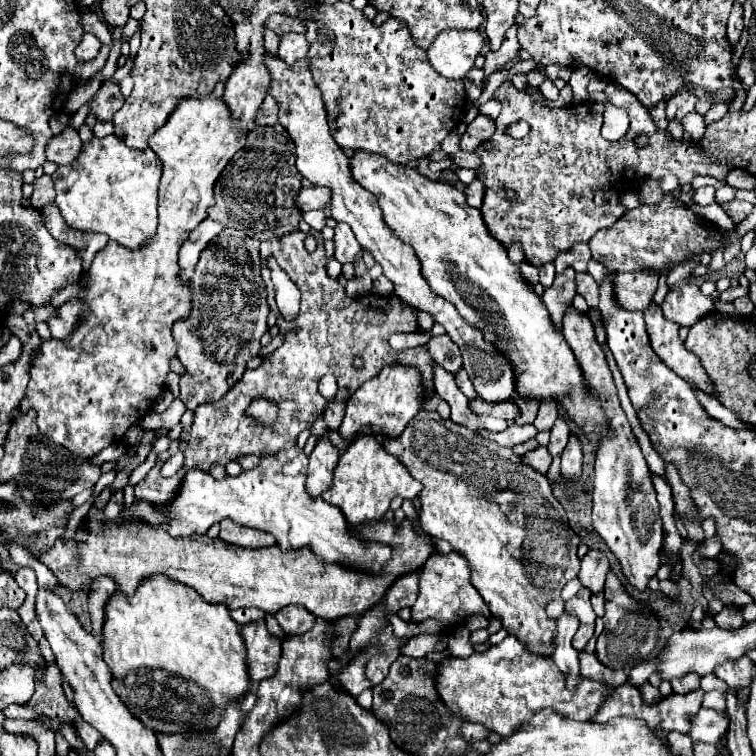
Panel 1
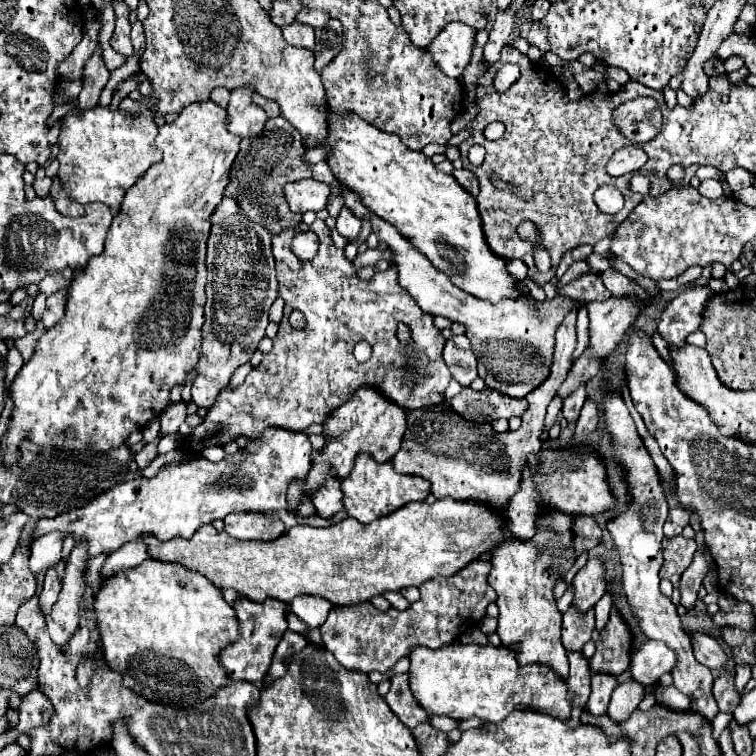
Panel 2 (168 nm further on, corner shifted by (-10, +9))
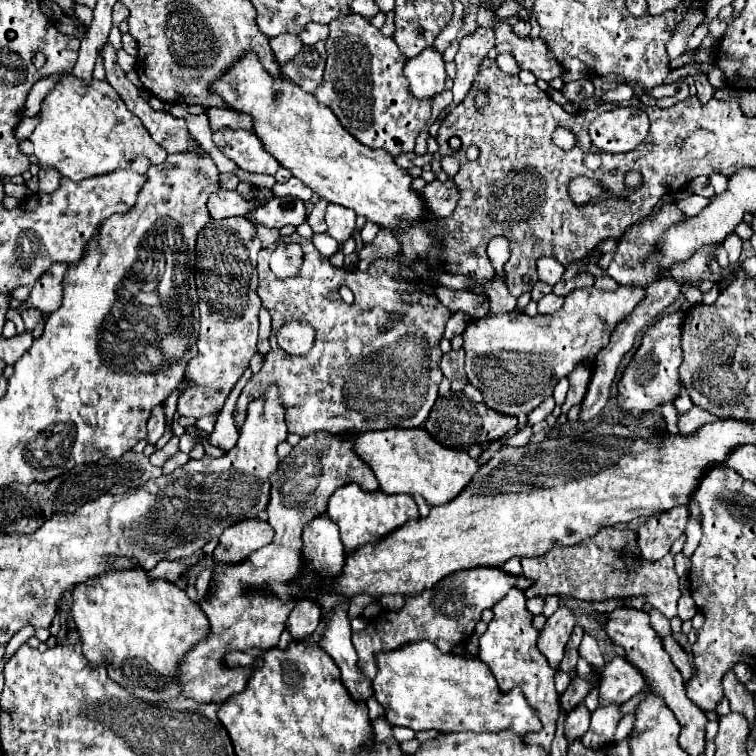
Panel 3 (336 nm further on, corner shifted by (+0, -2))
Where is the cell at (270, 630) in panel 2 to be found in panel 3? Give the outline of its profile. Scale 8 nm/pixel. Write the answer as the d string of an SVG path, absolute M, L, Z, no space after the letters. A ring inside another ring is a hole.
M321 430L301 438L301 442L293 446L293 452L281 460L281 468L271 476L271 500L267 506L269 524L275 530L275 538L269 546L253 552L247 560L227 564L221 572L215 572L209 588L209 600L201 602L201 608L211 620L211 634L209 640L197 644L197 648L193 648L193 652L189 652L179 666L183 696L203 704L223 704L233 694L241 694L245 690L253 664L225 666L221 658L233 650L259 648L261 652L267 652L277 646L279 636L285 630L285 620L293 610L293 602L285 604L277 598L265 596L263 586L271 580L289 580L299 572L303 526L313 516L327 510L327 502L335 488L345 482L357 482L363 490L379 490L373 470L355 452L355 436L357 432L337 436Z

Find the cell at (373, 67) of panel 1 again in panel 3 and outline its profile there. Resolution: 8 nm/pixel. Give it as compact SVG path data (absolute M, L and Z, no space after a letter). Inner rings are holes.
M349 14L349 16L341 16L339 20L331 20L329 32L331 32L329 34L331 40L327 40L329 56L327 56L327 66L325 66L325 80L315 90L313 96L321 104L329 106L333 110L333 114L339 118L339 122L343 124L343 128L347 132L351 132L361 144L365 144L369 148L383 148L391 156L413 152L417 136L431 122L433 98L419 100L419 98L411 96L409 80L403 74L405 58L401 56L393 38L383 38L383 34L369 20L365 20L357 14Z

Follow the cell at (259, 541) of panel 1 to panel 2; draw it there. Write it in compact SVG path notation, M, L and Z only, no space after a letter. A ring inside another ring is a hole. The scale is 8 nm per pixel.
M231 513L223 521L225 531L235 539L273 541L285 533L279 517L267 517L267 513Z

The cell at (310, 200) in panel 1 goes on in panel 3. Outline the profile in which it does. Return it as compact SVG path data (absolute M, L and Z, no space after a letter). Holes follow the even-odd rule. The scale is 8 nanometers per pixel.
M293 196L285 198L271 198L257 210L253 210L253 218L267 228L283 228L287 224L299 226L307 220L305 202Z

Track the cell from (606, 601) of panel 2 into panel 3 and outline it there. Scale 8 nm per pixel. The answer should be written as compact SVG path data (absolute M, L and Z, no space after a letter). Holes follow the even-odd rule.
M585 632L585 636L583 636L583 642L579 646L579 654L591 664L593 670L601 670L605 666L605 660L601 656L601 650L597 646L597 640L589 632Z

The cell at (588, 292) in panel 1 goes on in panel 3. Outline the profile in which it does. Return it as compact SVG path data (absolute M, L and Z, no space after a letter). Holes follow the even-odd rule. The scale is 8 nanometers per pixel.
M547 294L539 300L539 314L551 314L555 310L559 310L563 304L563 296L555 296L555 294Z

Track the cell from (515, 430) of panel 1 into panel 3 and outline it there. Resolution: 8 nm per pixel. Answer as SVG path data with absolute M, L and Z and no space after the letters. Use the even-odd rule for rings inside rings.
M563 377L555 386L553 391L553 397L557 405L562 405L566 399L566 395L569 389L568 377Z

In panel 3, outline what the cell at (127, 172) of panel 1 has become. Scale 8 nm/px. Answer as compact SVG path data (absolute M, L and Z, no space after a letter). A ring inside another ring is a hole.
M63 76L41 104L41 120L29 140L35 146L35 156L43 168L57 168L69 180L85 180L103 176L115 170L133 170L145 174L149 156L167 152L153 142L141 120L129 112L115 88L103 80L93 80L85 86L73 76Z

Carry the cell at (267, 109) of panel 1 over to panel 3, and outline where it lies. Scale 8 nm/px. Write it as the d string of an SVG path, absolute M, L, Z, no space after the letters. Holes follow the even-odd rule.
M209 108L209 122L211 122L211 130L223 128L223 126L253 130L253 118L233 108Z

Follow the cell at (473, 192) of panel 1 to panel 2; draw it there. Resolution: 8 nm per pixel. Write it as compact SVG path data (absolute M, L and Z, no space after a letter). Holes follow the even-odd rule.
M455 169L451 175L455 177L455 181L459 181L459 185L463 185L463 189L467 189L473 197L477 197L477 193L479 193L479 183L477 183L477 179L475 179L473 171Z

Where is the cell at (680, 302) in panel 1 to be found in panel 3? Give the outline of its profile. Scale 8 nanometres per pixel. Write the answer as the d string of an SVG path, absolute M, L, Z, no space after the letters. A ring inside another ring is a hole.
M663 314L655 324L651 324L643 336L639 350L635 352L631 364L625 368L619 382L619 404L633 416L641 416L647 410L653 410L657 404L669 402L679 392L679 372L677 368L683 362L681 350L681 326L683 314Z

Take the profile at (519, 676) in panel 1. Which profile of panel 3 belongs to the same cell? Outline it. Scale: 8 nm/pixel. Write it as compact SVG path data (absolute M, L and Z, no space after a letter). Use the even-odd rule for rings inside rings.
M431 642L405 644L405 648L397 648L393 652L381 652L377 656L377 676L375 676L375 698L385 708L385 716L393 726L407 726L413 730L439 730L439 732L501 732L513 728L519 736L539 732L543 728L537 710L527 704L527 698L519 688L509 692L501 692L493 672L485 662L471 656L443 654Z

